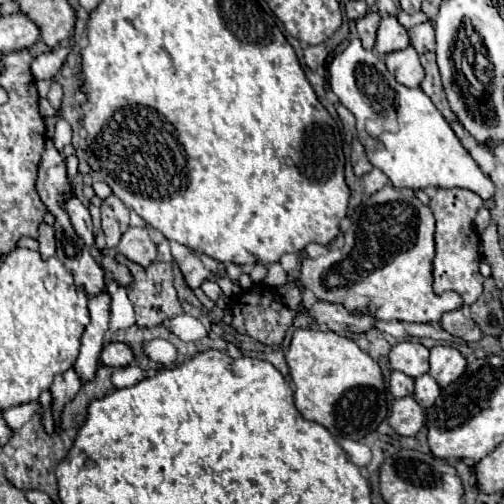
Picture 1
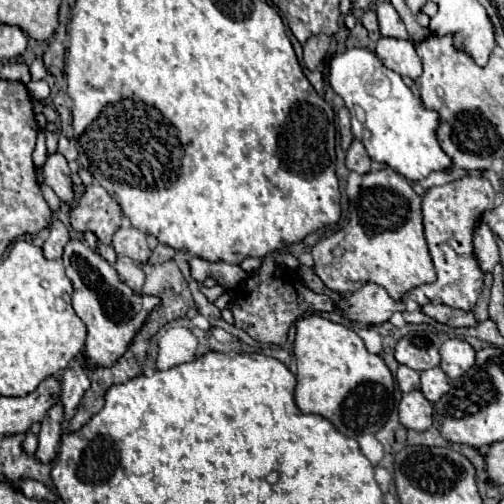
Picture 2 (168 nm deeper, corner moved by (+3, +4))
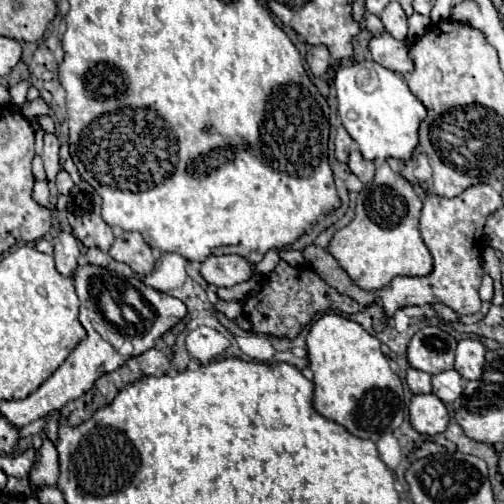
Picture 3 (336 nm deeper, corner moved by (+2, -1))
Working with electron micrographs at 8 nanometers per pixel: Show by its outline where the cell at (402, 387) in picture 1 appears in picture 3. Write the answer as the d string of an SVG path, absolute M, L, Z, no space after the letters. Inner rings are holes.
M417 368L407 370L407 384L413 394L429 394L431 392L431 374L421 372Z

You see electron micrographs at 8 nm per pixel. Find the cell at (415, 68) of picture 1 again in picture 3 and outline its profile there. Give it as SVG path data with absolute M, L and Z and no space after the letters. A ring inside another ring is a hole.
M389 32L383 36L373 36L369 42L369 52L377 64L397 74L413 72L413 60L409 58L409 46L403 40L395 40Z

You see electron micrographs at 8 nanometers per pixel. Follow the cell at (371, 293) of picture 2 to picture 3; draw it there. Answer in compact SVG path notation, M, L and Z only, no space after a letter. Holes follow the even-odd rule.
M477 184L467 188L455 198L429 196L421 210L421 236L425 246L433 256L433 272L429 276L395 276L391 284L379 290L379 300L387 316L393 316L397 308L417 304L435 304L441 302L455 310L457 314L475 314L481 308L479 286L483 278L481 252L483 228L487 216L497 212L503 206L501 196L489 184Z

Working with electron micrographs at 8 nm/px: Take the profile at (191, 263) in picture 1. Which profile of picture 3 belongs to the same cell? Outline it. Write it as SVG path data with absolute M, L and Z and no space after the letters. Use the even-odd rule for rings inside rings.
M209 256L201 262L203 278L217 288L231 288L251 278L249 262L243 256Z

